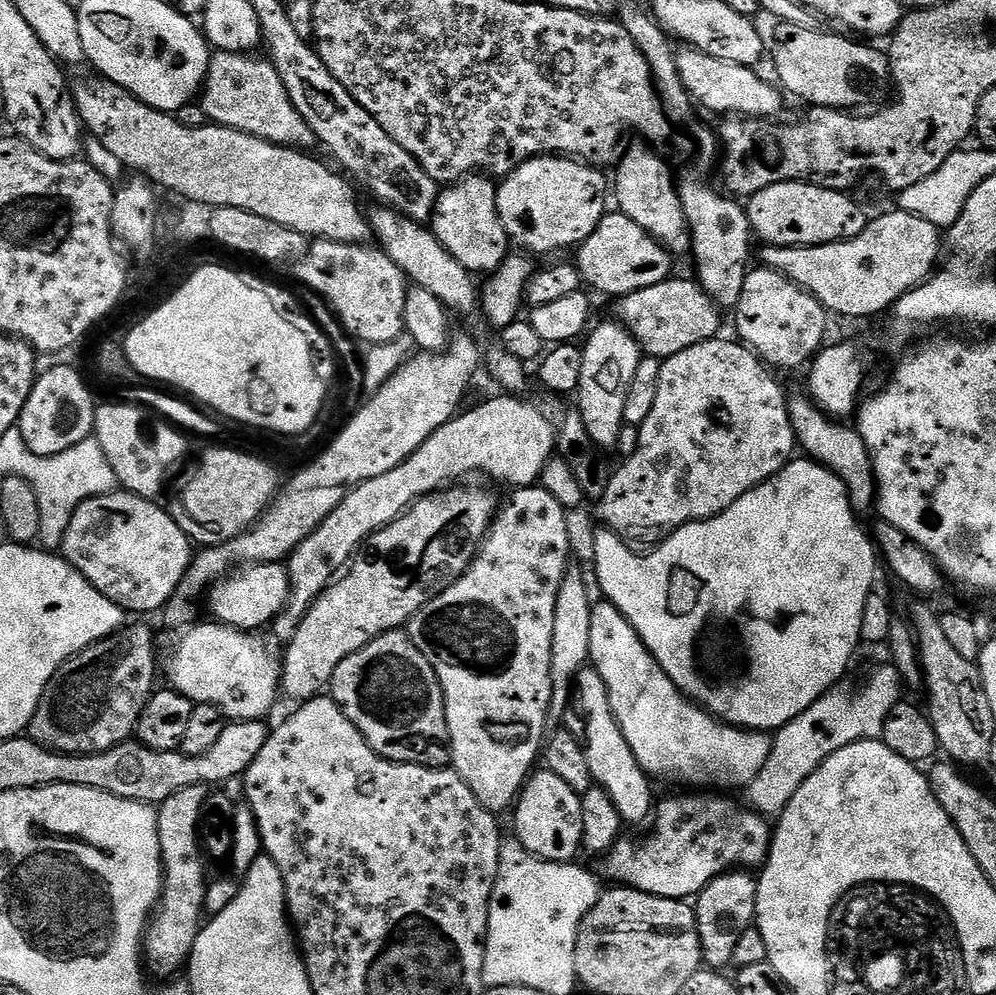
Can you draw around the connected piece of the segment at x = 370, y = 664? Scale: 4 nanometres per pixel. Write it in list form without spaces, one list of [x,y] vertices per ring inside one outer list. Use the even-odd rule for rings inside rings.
[[[407,631],[387,632],[334,670],[330,695],[379,756],[396,764],[442,768],[452,759],[442,686]]]

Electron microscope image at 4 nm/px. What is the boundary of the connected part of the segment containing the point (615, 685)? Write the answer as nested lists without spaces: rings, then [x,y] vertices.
[[[593,603],[590,614],[591,667],[606,682],[614,718],[634,750],[634,758],[653,781],[689,784],[692,790],[747,789],[770,758],[772,736],[735,728],[683,696],[658,666],[642,638],[613,604]]]

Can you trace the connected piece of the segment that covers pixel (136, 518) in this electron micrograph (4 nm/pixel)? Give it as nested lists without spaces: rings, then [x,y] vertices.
[[[113,490],[104,496],[95,496],[86,502],[82,502],[78,506],[78,510],[74,510],[74,518],[70,518],[70,526],[66,526],[66,534],[64,535],[64,543],[62,545],[62,555],[64,559],[70,562],[70,566],[74,566],[74,570],[78,570],[78,574],[82,574],[82,578],[86,578],[86,582],[93,584],[98,591],[106,598],[110,598],[110,602],[114,602],[123,608],[125,613],[132,612],[156,612],[168,607],[168,599],[171,598],[178,590],[178,586],[182,582],[182,578],[186,574],[186,570],[192,564],[194,555],[194,547],[188,541],[188,536],[184,533],[184,528],[167,512],[164,508],[159,508],[156,500],[147,500],[141,496],[136,496],[132,492],[123,490]]]

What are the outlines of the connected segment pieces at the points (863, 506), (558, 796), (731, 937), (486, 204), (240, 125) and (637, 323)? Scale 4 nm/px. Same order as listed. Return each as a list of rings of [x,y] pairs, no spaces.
[[[808,394],[796,397],[793,395],[788,401],[788,413],[799,451],[807,459],[829,468],[842,482],[842,486],[846,486],[850,506],[857,517],[864,518],[868,511],[873,511],[876,508],[876,475],[872,459],[866,450],[866,442],[862,442],[859,431],[851,427],[843,428],[838,421],[831,420],[828,417],[831,415],[817,406],[816,401]]]
[[[536,770],[529,775],[520,790],[514,805],[516,812],[515,839],[530,854],[543,860],[567,864],[575,861],[576,851],[581,851],[582,838],[582,802],[581,793],[570,790],[558,774],[547,770]]]
[[[733,870],[714,878],[695,897],[694,907],[703,963],[712,970],[724,970],[734,958],[734,946],[747,928],[753,927],[758,902],[758,880],[751,871]]]
[[[487,175],[465,176],[437,195],[436,208],[432,212],[430,227],[438,242],[442,242],[445,250],[473,274],[495,272],[510,255],[510,241],[498,218],[496,189],[497,185]]]
[[[216,52],[209,59],[202,89],[202,107],[209,121],[286,148],[312,150],[317,147],[316,135],[290,102],[286,86],[280,82],[271,59],[252,59],[256,58],[249,58],[243,52]]]
[[[676,279],[646,286],[646,290],[634,290],[634,294],[626,294],[615,301],[615,319],[640,343],[641,353],[645,356],[667,358],[721,335],[721,309],[700,289],[695,279]]]

